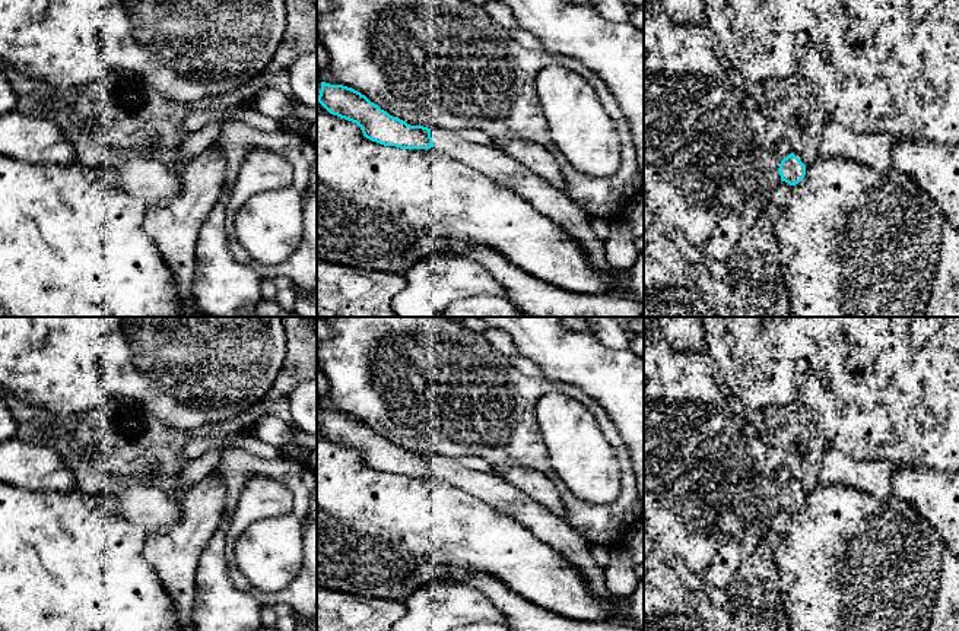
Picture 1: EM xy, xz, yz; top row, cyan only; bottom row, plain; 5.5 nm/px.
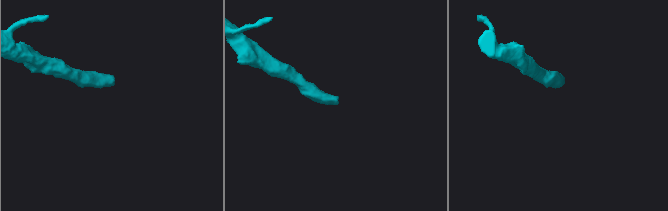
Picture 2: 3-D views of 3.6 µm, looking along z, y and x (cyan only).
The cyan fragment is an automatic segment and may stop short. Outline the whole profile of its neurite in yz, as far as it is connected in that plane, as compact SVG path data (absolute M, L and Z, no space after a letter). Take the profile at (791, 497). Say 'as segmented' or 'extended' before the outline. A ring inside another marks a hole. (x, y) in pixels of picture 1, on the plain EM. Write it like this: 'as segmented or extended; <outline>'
as segmented; M790 481L781 488L778 500L781 502L781 508L796 513L804 505L806 492L794 481Z

